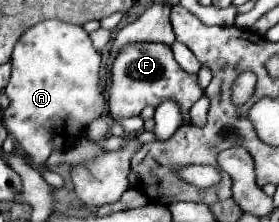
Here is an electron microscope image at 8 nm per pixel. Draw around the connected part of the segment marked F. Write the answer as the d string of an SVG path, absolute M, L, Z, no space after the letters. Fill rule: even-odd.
M133 42L125 44L117 58L115 68L111 72L111 90L109 90L109 114L115 118L127 118L127 116L139 116L145 106L159 106L163 100L177 102L181 106L183 120L189 122L189 108L203 96L203 90L197 86L197 76L189 76L181 70L181 66L175 62L171 46L155 42Z

